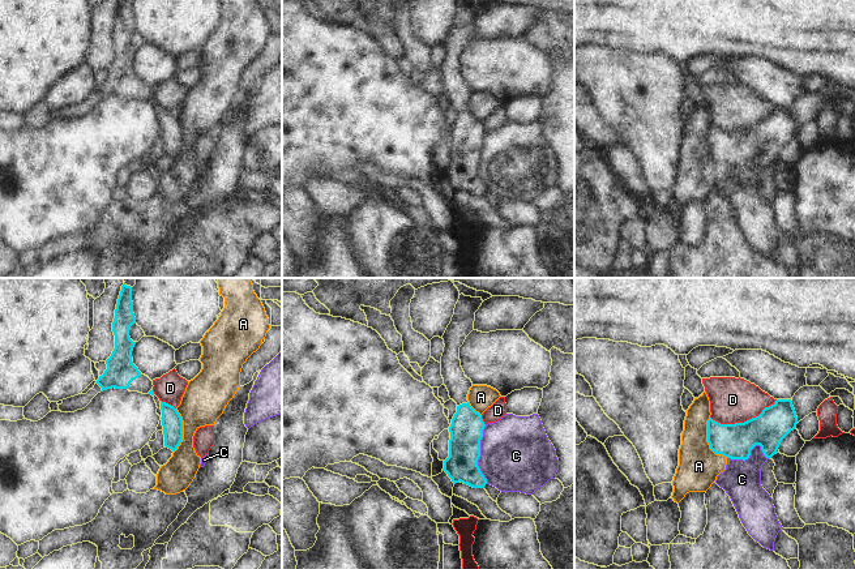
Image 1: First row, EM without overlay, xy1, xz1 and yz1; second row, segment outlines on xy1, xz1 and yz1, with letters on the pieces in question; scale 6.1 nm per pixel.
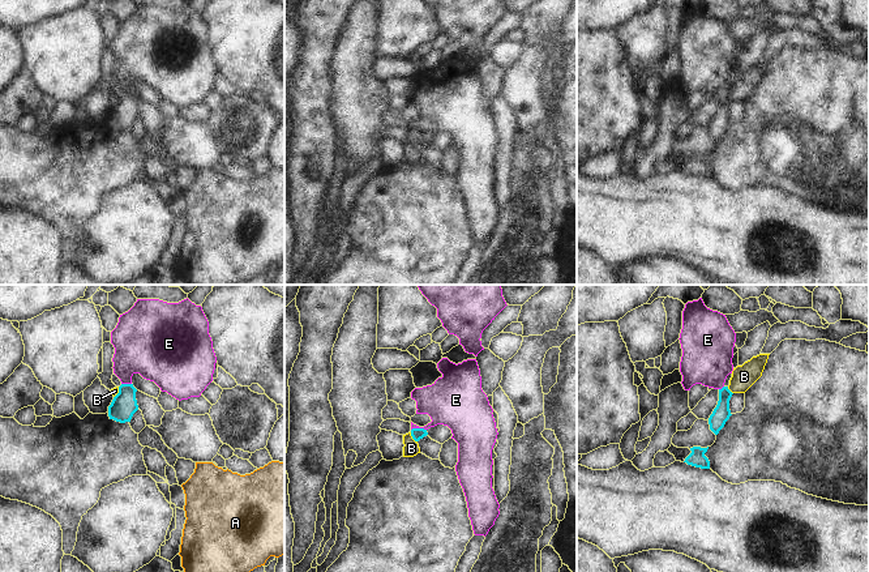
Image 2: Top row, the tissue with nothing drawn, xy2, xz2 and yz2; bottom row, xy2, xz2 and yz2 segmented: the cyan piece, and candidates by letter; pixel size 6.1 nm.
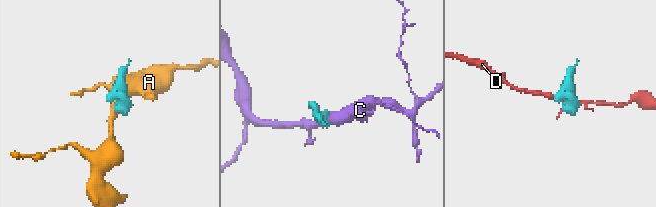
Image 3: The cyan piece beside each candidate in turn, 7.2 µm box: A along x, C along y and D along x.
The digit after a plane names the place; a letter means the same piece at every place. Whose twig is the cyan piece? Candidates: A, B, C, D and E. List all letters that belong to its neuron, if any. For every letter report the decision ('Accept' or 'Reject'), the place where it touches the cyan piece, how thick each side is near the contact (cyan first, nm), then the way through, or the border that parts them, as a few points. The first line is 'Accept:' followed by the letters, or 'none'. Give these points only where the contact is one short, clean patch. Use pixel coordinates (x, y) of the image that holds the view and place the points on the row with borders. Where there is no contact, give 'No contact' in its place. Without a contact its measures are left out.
Accept: none
A: Reject. Touches cyan at yz1 (708, 441). Thickness 220 nm (cyan) against 260 nm. Boundary: yz1 (709, 418), (708, 444), (715, 453), (727, 457)
B: Reject. Touches cyan at xz2 (412, 438). Thickness 70 nm (cyan) against 100 nm. Boundary: xz2 (410, 432), (416, 442)
C: Reject. Touches cyan at xz1 (479, 454). Thickness 200 nm (cyan) against 440 nm
D: Reject. Touches cyan at yz1 (744, 422). Thickness 220 nm (cyan) against 280 nm
E: Reject. Touches cyan at xz2 (418, 428). Thickness 70 nm (cyan) against 280 nm. Boundary: xz2 (426, 428), (411, 430)

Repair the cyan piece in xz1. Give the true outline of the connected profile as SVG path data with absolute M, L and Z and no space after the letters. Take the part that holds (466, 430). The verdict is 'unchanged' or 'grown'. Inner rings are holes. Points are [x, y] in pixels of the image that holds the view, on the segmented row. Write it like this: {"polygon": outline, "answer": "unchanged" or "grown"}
{"polygon": "M459 295L452 321L443 335L445 347L440 361L444 385L450 399L457 403L457 412L449 427L449 457L444 461L443 471L454 484L461 482L473 488L484 488L487 484L478 466L486 424L467 401L473 382L461 367L459 347L474 330L475 312L482 303L482 298Z", "answer": "grown"}

